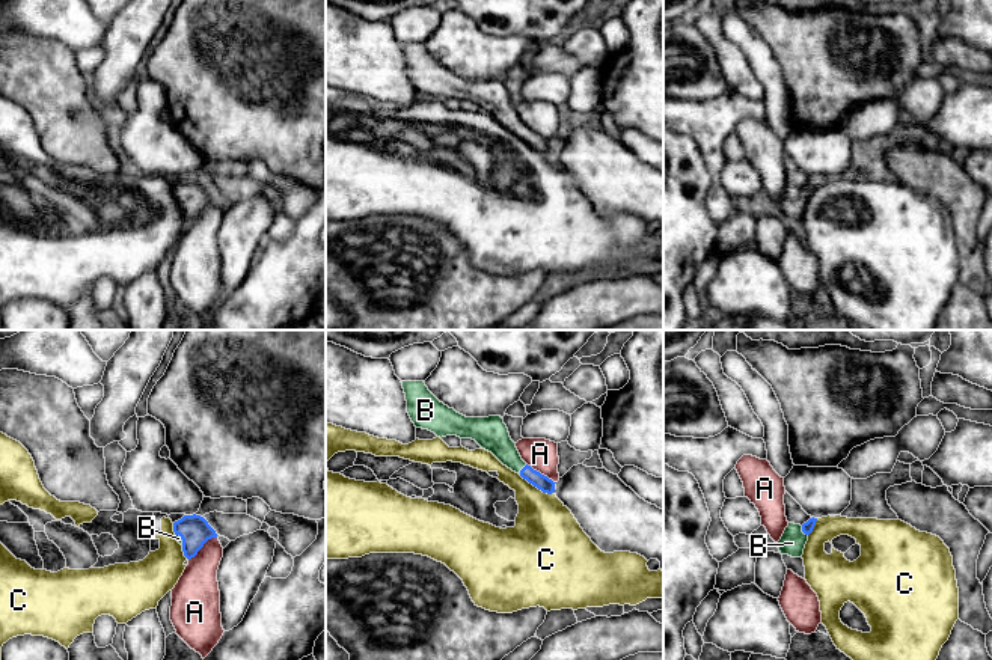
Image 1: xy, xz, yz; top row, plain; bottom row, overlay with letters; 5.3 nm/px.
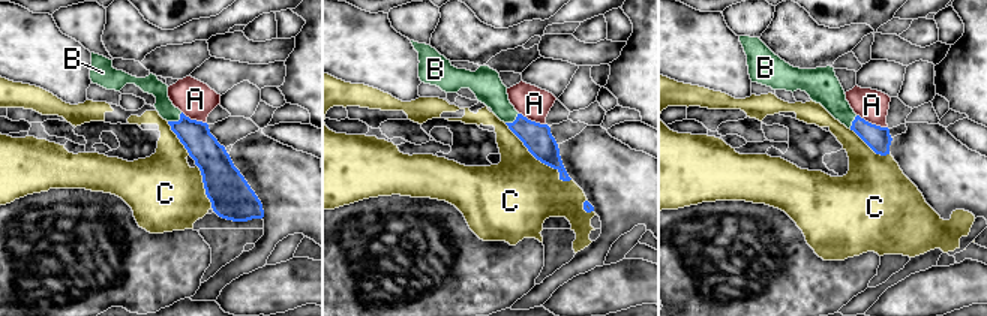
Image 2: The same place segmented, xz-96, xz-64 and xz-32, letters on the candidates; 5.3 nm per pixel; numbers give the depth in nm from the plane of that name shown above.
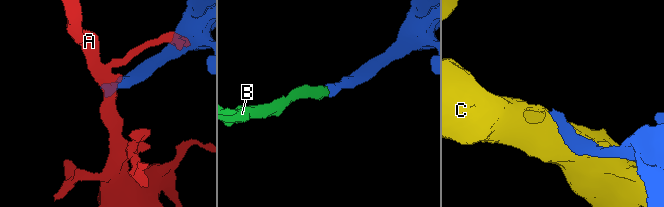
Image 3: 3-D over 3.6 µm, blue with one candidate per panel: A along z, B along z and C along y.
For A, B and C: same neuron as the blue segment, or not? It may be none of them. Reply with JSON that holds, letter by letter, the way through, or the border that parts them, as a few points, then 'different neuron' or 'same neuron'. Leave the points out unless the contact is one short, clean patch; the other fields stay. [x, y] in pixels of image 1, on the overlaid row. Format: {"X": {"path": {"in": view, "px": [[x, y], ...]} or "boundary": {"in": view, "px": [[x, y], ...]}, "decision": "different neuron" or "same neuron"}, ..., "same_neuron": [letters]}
{"A": {"decision": "different neuron"}, "B": {"path": {"in": "yz", "px": [[807, 528], [802, 531], [792, 543]]}, "decision": "same neuron"}, "C": {"decision": "different neuron"}, "same_neuron": ["B"]}

